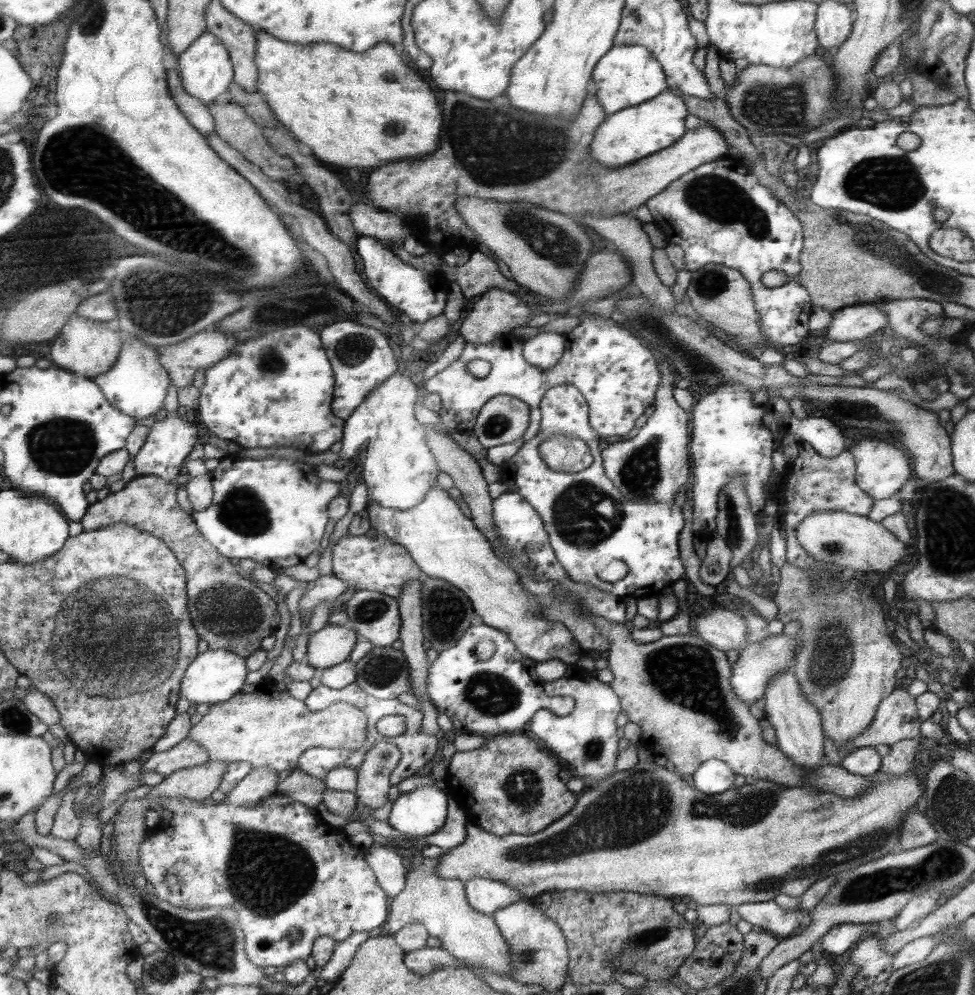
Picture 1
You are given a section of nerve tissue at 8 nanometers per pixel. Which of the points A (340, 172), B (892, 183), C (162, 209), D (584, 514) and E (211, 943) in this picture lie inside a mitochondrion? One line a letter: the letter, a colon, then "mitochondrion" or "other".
A: other
B: mitochondrion
C: mitochondrion
D: mitochondrion
E: mitochondrion

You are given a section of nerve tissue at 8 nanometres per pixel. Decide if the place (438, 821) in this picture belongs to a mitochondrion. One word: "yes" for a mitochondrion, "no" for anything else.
no

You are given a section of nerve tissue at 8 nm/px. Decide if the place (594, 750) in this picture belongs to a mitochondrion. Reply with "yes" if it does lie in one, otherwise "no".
yes

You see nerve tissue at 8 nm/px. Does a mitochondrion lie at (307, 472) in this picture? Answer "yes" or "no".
no

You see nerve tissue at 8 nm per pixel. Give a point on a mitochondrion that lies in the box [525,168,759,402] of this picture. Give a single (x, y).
(685, 353)

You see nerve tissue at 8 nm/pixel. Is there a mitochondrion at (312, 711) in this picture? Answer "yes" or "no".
no

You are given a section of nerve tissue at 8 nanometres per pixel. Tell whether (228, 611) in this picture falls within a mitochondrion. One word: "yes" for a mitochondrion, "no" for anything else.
yes

